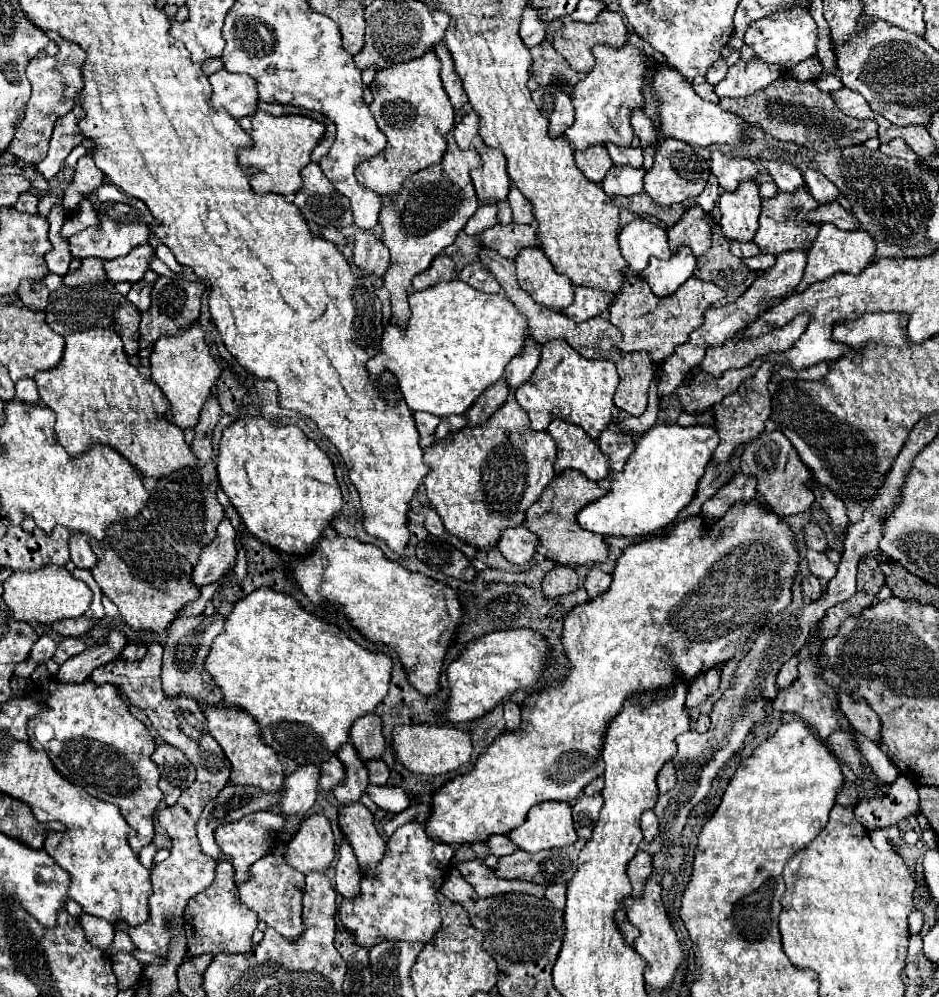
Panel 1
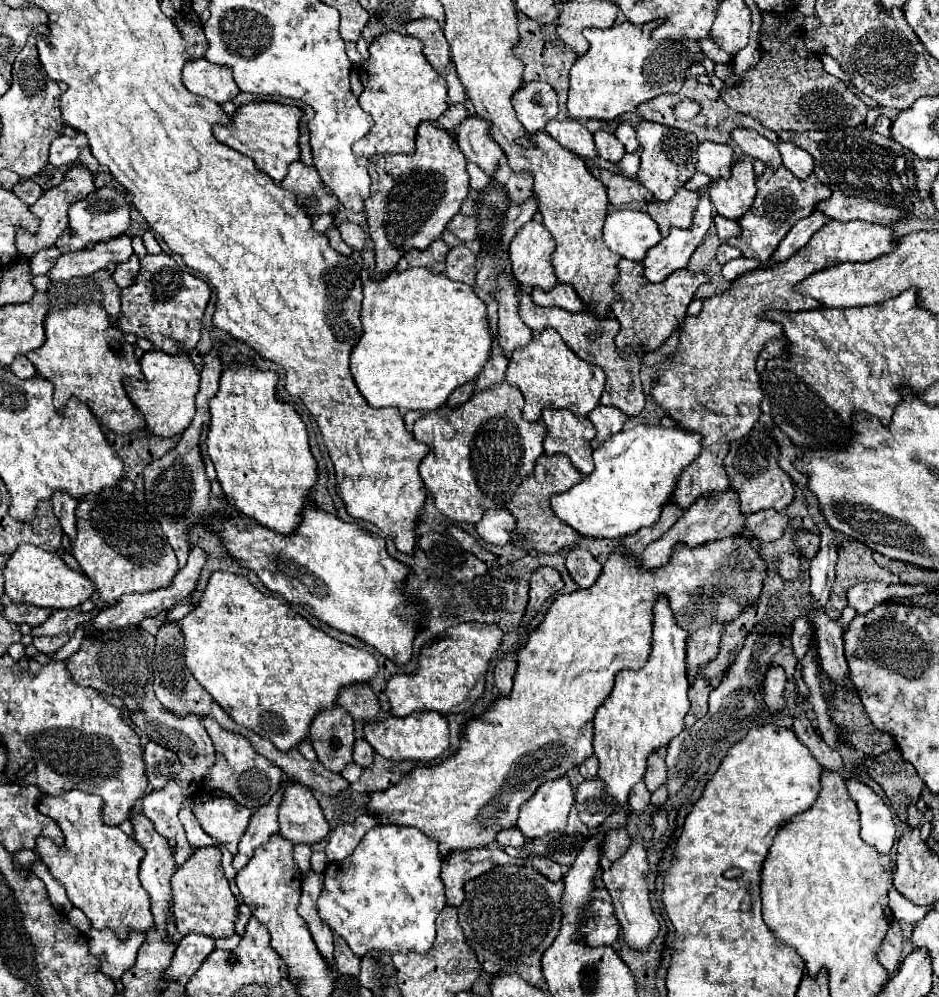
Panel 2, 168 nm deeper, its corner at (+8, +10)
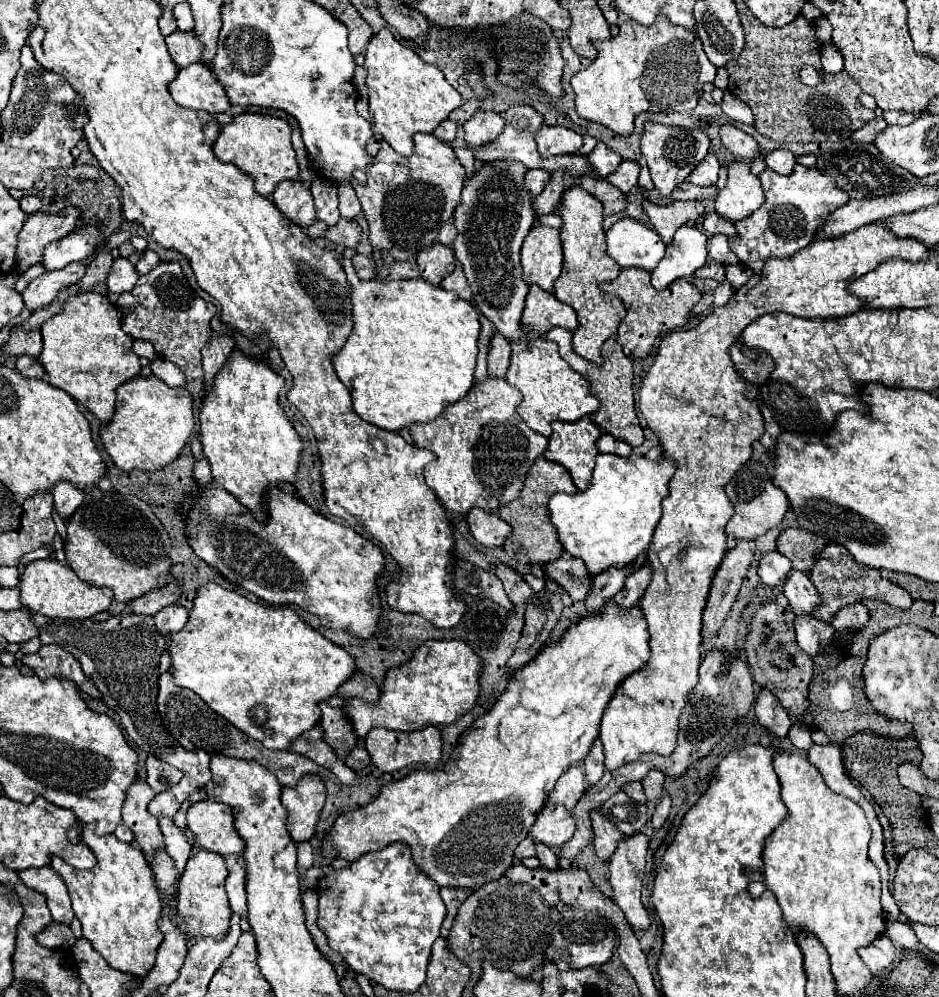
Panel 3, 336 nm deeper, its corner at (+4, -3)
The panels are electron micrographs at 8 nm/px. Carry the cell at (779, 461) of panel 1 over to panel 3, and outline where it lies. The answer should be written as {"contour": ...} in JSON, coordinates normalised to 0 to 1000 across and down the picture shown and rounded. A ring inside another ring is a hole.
{"contour":[[[808,462],[793,464],[783,474],[783,478],[774,484],[772,492],[774,492],[776,503],[783,509],[783,517],[778,519],[778,523],[772,529],[772,537],[781,539],[781,541],[804,541],[804,539],[813,537],[817,531],[827,529],[834,523],[834,517],[840,513],[838,496],[830,488],[823,486],[817,468]]]}

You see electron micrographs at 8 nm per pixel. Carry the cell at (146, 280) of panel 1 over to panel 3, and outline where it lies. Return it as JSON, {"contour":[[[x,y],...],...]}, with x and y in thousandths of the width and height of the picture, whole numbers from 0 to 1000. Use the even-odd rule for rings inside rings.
{"contour":[[[131,258],[122,260],[118,266],[118,274],[114,276],[114,290],[122,296],[129,296],[133,292],[140,292],[144,282],[148,280],[144,266]]]}

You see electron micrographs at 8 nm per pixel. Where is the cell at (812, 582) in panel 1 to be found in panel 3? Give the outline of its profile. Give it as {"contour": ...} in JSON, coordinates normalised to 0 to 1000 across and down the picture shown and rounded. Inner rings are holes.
{"contour":[[[827,553],[813,555],[813,559],[808,561],[808,567],[806,567],[808,581],[821,589],[834,585],[834,581],[840,577],[840,573],[842,573],[842,563],[838,563],[838,559],[834,559]]]}

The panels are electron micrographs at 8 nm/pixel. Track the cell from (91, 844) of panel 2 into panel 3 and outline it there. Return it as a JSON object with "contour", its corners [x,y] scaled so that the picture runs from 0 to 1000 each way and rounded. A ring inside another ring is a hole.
{"contour":[[[91,827],[86,844],[105,862],[99,872],[80,872],[65,860],[54,860],[54,870],[73,892],[80,920],[88,930],[88,940],[97,944],[99,952],[108,956],[120,972],[154,980],[163,972],[167,952],[174,944],[174,936],[167,930],[171,922],[171,902],[163,874],[144,848],[129,846],[122,838],[118,838],[118,842],[105,840],[99,827]]]}

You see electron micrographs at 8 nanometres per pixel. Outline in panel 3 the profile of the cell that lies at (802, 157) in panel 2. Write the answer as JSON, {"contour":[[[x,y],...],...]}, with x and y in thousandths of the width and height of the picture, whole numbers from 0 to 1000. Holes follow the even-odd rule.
{"contour":[[[825,149],[815,155],[815,165],[830,176],[840,176],[847,168],[847,155],[836,149]]]}

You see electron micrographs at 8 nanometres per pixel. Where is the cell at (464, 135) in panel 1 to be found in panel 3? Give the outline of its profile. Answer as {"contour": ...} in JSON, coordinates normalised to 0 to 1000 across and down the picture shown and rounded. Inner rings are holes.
{"contour":[[[474,119],[474,121],[461,131],[461,135],[463,135],[465,139],[470,139],[472,143],[480,143],[480,141],[485,139],[485,133],[487,133],[487,123],[485,123],[485,119]]]}

